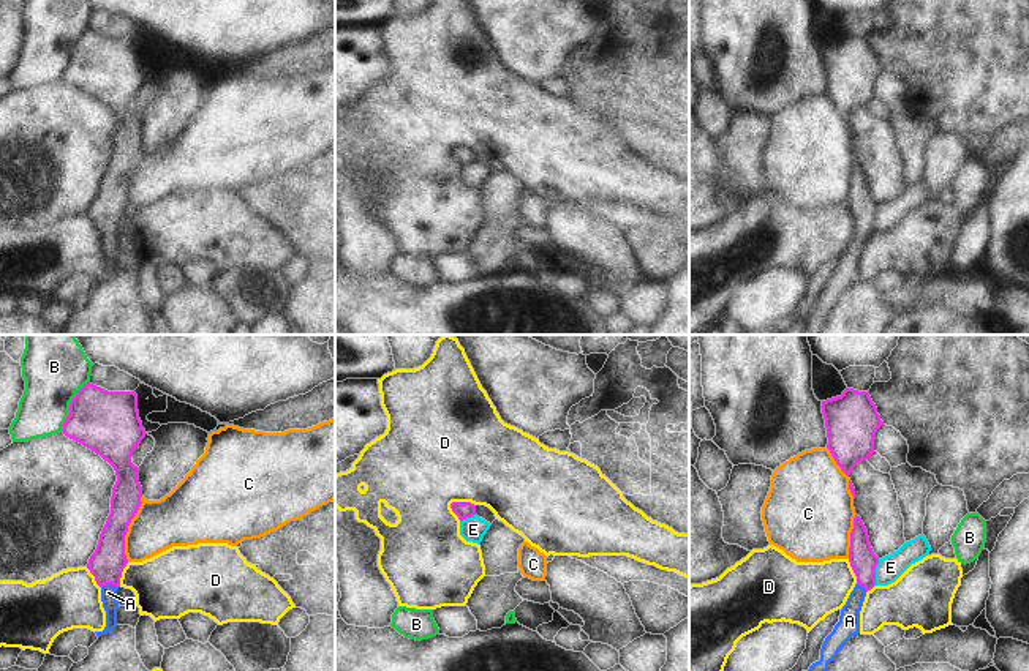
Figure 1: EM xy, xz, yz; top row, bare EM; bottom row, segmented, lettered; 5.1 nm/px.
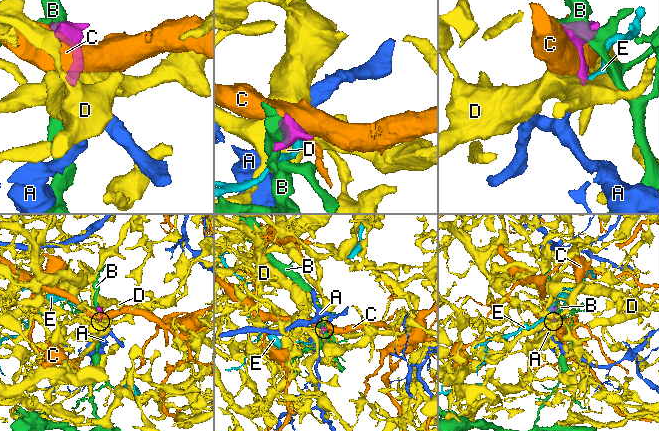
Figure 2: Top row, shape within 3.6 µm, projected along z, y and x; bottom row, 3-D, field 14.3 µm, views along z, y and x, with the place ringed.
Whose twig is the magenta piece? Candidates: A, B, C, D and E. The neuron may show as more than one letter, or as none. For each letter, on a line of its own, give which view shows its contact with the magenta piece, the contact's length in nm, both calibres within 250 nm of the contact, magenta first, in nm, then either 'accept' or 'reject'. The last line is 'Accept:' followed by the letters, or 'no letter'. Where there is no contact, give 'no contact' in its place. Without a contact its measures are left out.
A: contact in xy; length 90 nm; calibres 180 and 80 nm; accept
B: contact in xy; length 300 nm; calibres 320 and 280 nm; reject
C: contact in xy; length 340 nm; calibres 180 and 260 nm; reject
D: contact in xz; length 110 nm; calibres 80 and 440 nm; reject
E: contact in yz; length 140 nm; calibres 140 and 130 nm; reject
Accept: A

